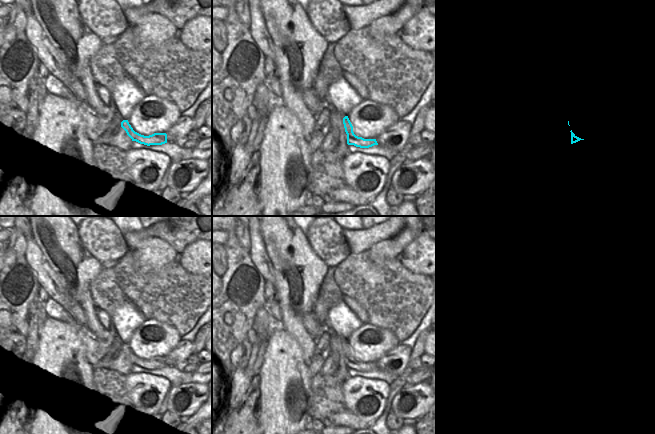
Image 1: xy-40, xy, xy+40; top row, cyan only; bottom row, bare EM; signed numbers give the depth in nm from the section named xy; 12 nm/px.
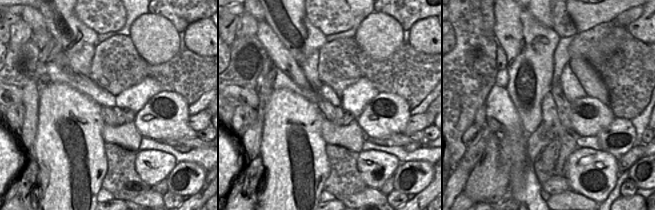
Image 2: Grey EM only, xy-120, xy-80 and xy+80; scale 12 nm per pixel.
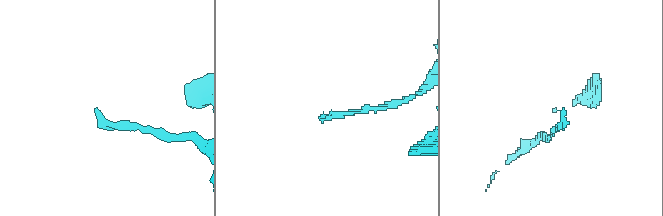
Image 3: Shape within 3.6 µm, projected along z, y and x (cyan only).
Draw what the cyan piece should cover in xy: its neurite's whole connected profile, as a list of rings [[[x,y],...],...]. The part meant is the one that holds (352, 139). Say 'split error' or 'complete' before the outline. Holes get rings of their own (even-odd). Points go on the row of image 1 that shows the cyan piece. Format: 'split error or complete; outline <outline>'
complete; outline [[[345,116],[343,118],[343,124],[344,124],[345,132],[347,134],[347,144],[348,145],[354,145],[360,148],[369,148],[374,145],[378,145],[376,139],[364,139],[362,137],[356,136],[353,132],[353,126],[348,116]]]

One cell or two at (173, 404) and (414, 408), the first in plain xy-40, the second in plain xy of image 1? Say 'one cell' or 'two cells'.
one cell

